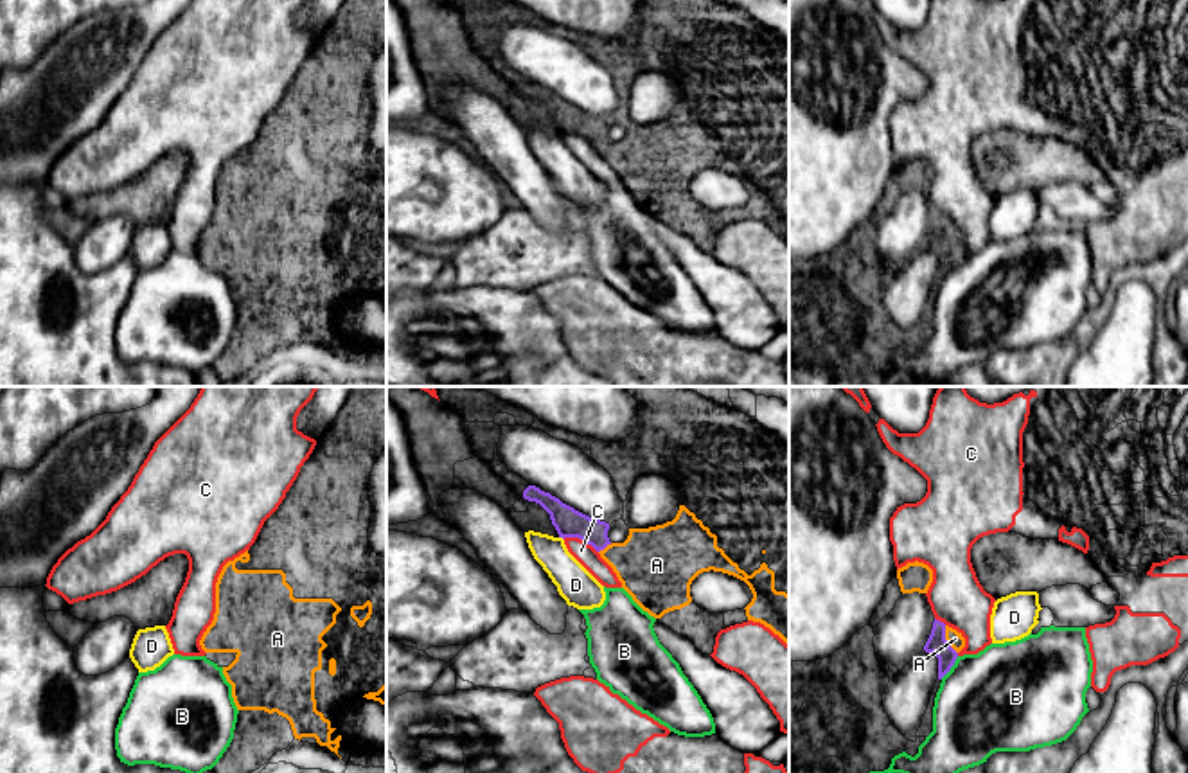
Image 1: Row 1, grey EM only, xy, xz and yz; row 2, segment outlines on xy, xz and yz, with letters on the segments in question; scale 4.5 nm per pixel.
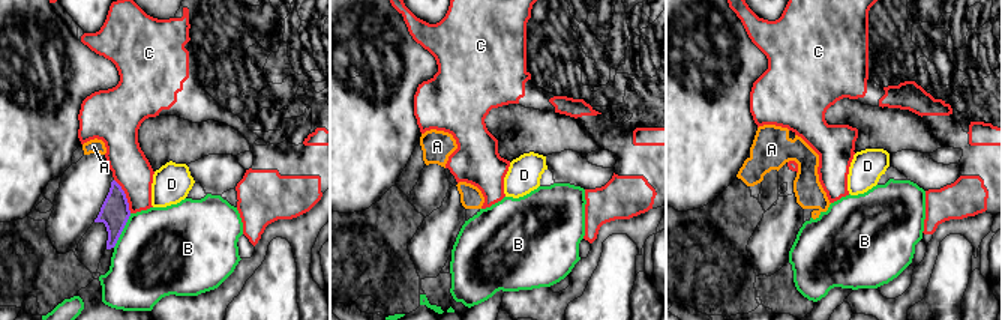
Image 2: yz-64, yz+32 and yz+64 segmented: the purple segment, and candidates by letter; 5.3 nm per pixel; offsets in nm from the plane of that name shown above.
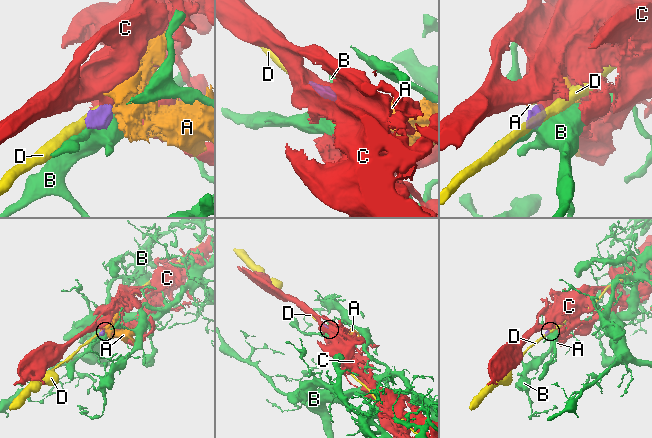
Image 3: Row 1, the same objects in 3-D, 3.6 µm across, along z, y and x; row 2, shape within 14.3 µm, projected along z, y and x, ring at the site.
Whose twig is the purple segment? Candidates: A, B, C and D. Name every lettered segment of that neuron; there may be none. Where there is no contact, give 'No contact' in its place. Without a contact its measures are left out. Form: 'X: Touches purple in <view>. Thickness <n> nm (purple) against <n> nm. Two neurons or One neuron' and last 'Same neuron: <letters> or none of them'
A: Touches purple in yz. Thickness 90 nm (purple) against 70 nm. One neuron
B: Touches purple in yz. Thickness 90 nm (purple) against 460 nm. Two neurons
C: Touches purple in xz. Thickness 130 nm (purple) against 90 nm. Two neurons
D: Touches purple in xz. Thickness 130 nm (purple) against 170 nm. Two neurons
Same neuron: A

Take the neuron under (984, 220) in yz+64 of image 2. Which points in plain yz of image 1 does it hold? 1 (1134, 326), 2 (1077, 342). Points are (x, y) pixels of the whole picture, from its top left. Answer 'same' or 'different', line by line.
1: different
2: same

